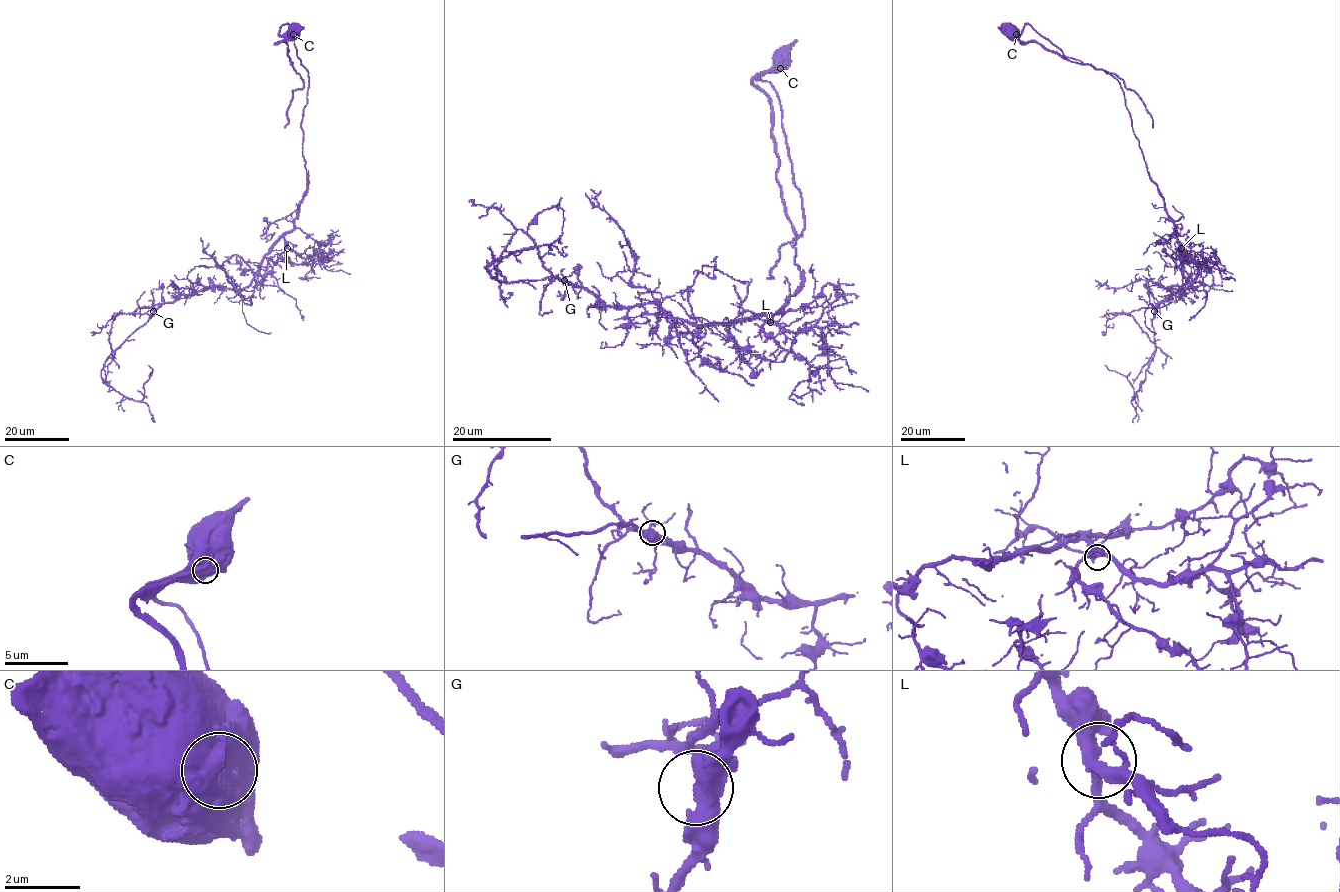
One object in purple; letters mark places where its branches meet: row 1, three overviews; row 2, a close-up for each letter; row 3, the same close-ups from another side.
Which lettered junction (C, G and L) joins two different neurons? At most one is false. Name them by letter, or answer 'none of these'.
C

